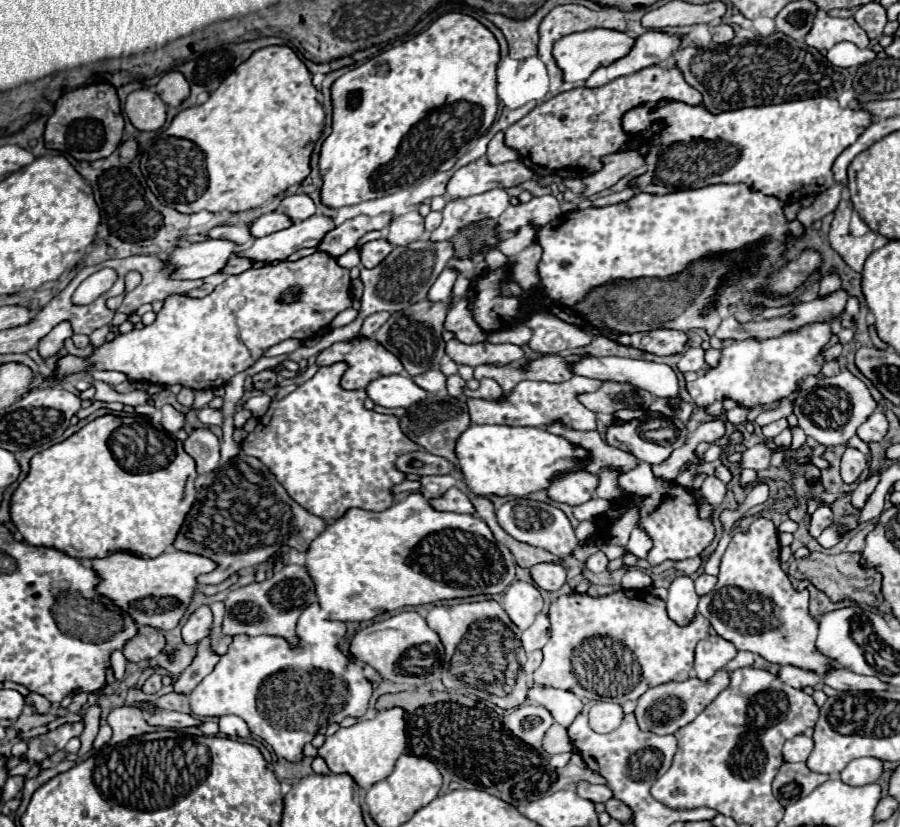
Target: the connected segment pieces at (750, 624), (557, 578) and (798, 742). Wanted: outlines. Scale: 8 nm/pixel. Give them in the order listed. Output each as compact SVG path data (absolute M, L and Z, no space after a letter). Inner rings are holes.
M759 517L745 533L733 533L721 557L719 581L711 591L711 601L709 595L699 599L699 613L739 651L761 655L769 663L801 667L821 677L837 667L815 647L819 623L809 613L809 591L795 591L783 573L778 530L771 519ZM735 587L741 591L735 591Z
M539 563L539 565L533 565L529 571L531 571L531 577L533 577L535 585L545 589L545 591L559 591L567 581L563 565Z
M797 735L793 739L789 739L783 747L783 757L789 763L797 763L797 761L805 761L813 751L813 741L805 735Z

